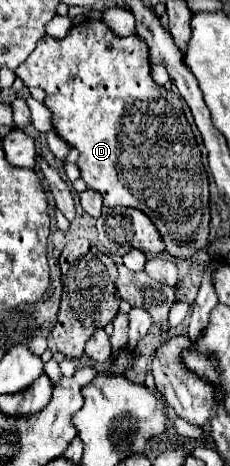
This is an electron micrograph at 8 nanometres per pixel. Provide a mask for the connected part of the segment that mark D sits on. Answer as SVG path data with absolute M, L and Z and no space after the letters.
M85 20L77 26L73 26L69 30L69 34L61 40L57 38L51 38L51 36L43 36L39 42L37 42L37 48L31 52L31 56L25 60L25 64L21 64L21 68L17 68L17 76L25 82L27 88L43 88L45 90L45 106L49 108L51 112L51 124L55 128L55 132L69 144L73 146L77 152L79 152L79 158L77 158L77 166L81 170L81 178L85 180L87 188L93 188L93 190L99 190L101 196L103 196L103 206L131 206L131 208L137 208L141 212L145 212L151 222L155 224L155 228L159 230L165 246L167 246L167 252L171 256L177 256L177 258L191 258L195 256L199 250L203 250L207 244L209 244L209 180L207 180L207 172L205 172L205 166L201 162L201 150L197 148L197 140L195 140L195 134L185 118L185 112L183 112L183 100L173 94L171 90L165 90L163 86L155 84L153 78L151 78L151 62L149 62L149 48L147 44L139 38L139 36L117 36L109 30L109 26L101 20Z

